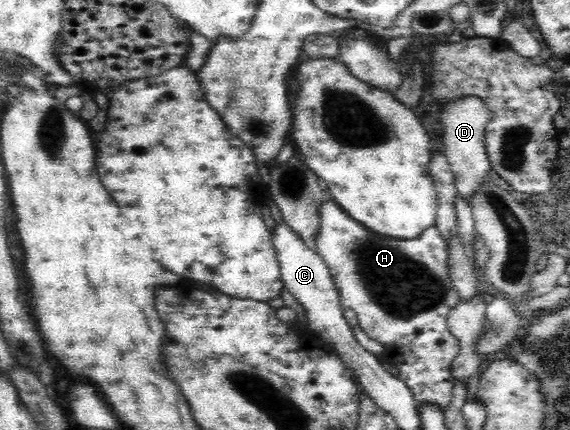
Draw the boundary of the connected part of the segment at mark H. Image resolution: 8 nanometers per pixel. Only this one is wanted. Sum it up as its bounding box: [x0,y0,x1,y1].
[314,199,461,411]

